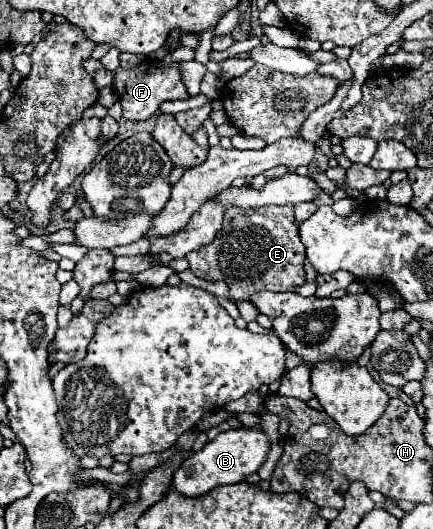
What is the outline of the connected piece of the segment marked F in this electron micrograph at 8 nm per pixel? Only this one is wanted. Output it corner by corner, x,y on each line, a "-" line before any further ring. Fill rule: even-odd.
140,60
136,68
130,68
130,70
126,68
114,70
112,88
118,94
118,100
122,104
122,116
126,120
148,120
154,112
158,112
164,100
186,100
188,98
178,64
159,66
155,60
151,63

